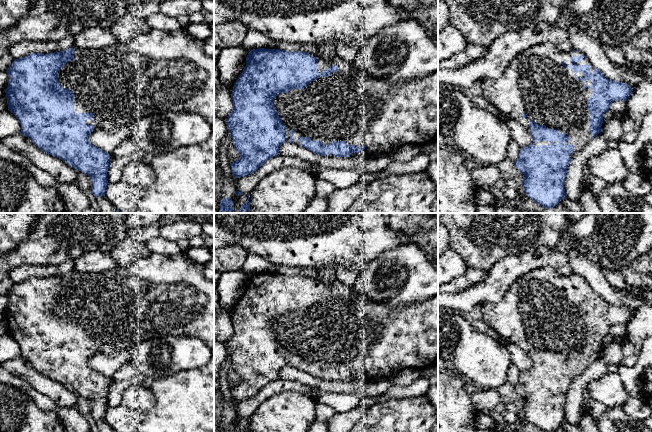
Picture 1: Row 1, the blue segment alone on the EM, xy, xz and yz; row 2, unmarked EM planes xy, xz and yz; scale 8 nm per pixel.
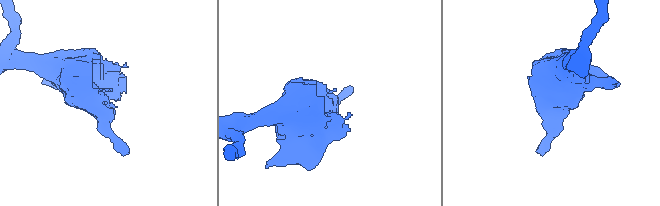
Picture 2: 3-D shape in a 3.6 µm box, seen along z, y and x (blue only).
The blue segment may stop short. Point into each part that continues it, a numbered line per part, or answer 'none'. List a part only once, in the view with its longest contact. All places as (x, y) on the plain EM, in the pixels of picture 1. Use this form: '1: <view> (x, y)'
1: yz (535, 307)

